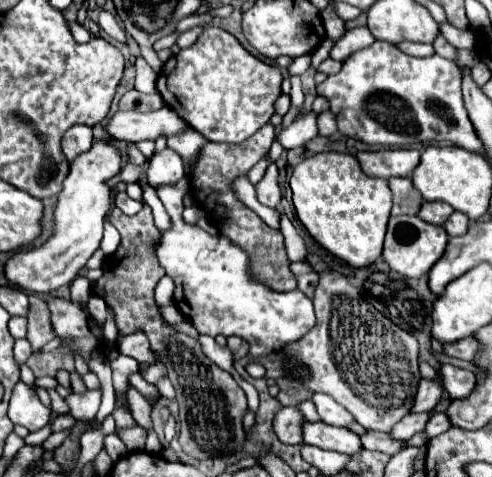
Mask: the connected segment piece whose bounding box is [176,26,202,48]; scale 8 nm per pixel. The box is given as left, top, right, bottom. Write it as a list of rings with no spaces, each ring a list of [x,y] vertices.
[[[196,26],[196,28],[192,28],[192,30],[186,30],[186,32],[182,32],[182,34],[178,36],[176,44],[178,44],[180,48],[186,48],[186,46],[194,44],[194,40],[200,36],[200,32],[202,32],[202,26]]]

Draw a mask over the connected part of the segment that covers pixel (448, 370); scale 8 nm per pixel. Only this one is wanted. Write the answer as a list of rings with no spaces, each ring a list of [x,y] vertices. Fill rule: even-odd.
[[[442,364],[440,366],[440,376],[444,390],[450,394],[450,398],[462,398],[470,394],[470,388],[476,384],[476,378],[470,370],[456,368],[452,364]]]

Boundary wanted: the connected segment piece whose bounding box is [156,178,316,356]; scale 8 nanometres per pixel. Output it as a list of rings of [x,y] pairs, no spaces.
[[[186,178],[176,184],[156,186],[156,194],[172,218],[172,228],[162,232],[158,242],[158,260],[176,284],[174,304],[178,304],[180,312],[192,320],[200,334],[240,336],[248,340],[250,356],[278,352],[282,344],[306,336],[316,324],[312,300],[300,290],[274,292],[264,288],[264,284],[252,280],[246,254],[230,244],[226,236],[210,236],[202,228],[186,224],[182,220],[186,192]]]

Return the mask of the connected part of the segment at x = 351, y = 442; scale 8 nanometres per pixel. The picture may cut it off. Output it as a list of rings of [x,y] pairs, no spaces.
[[[302,422],[302,438],[306,444],[318,446],[322,450],[336,450],[342,454],[354,454],[362,450],[360,440],[354,432],[346,428],[336,428],[324,422]]]

